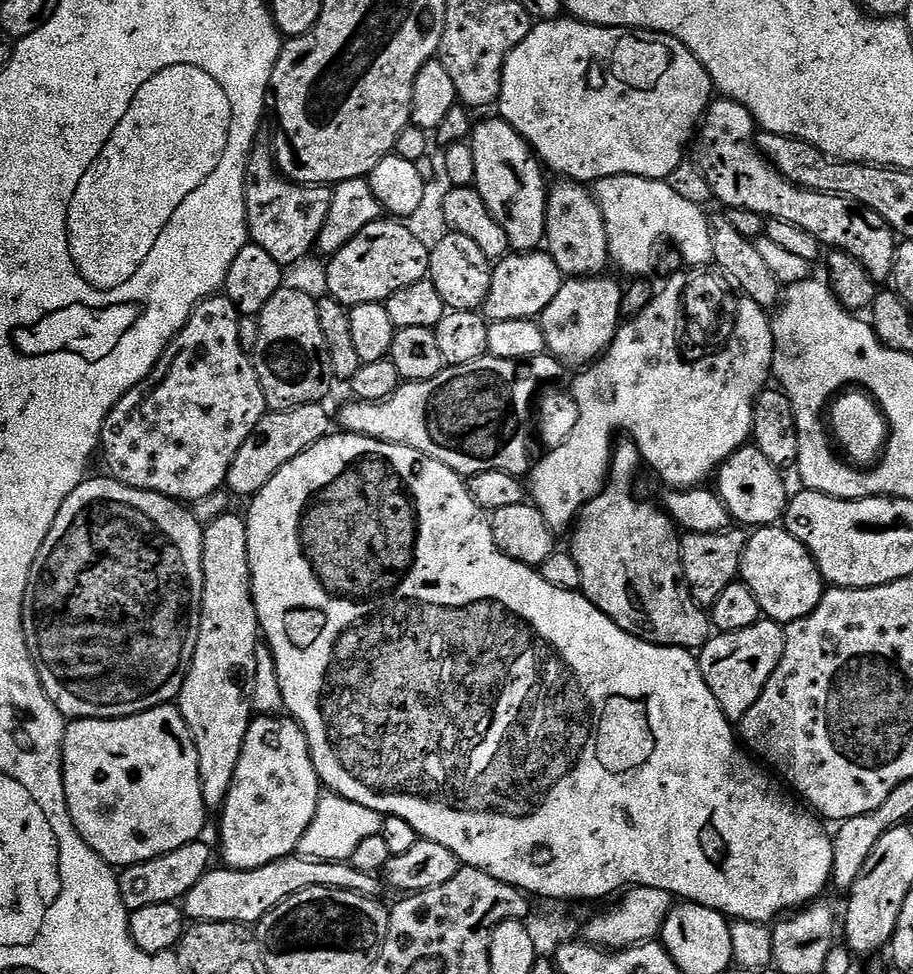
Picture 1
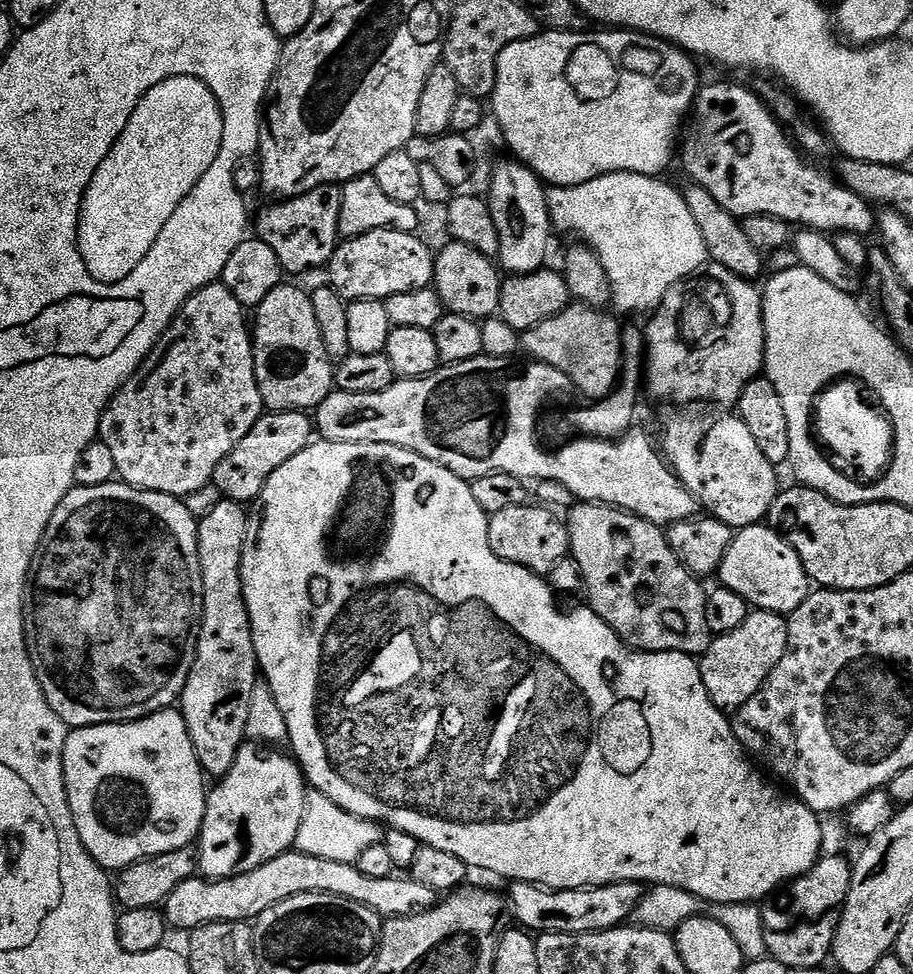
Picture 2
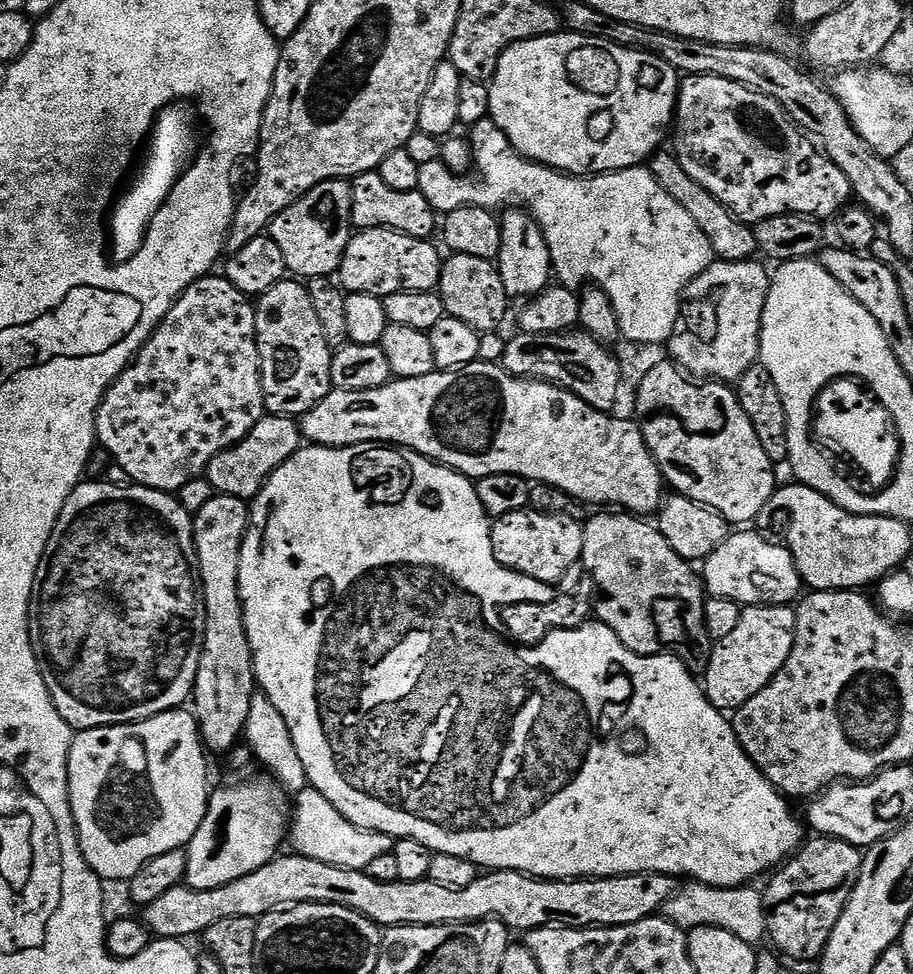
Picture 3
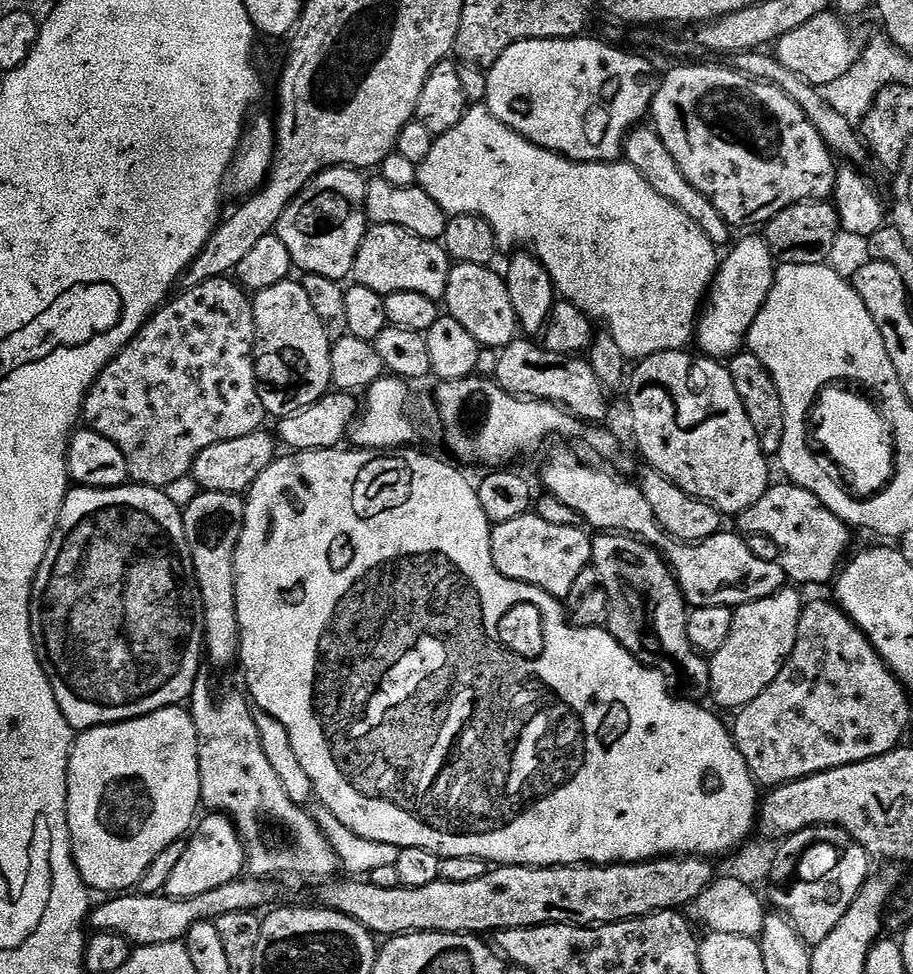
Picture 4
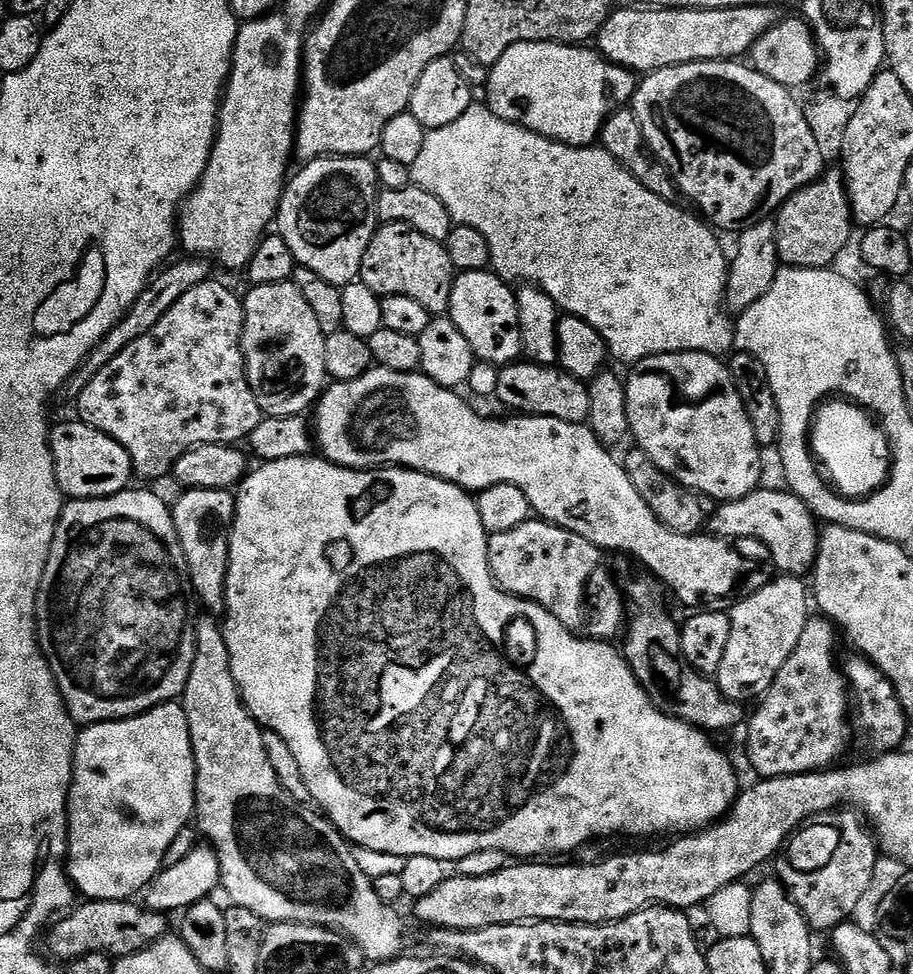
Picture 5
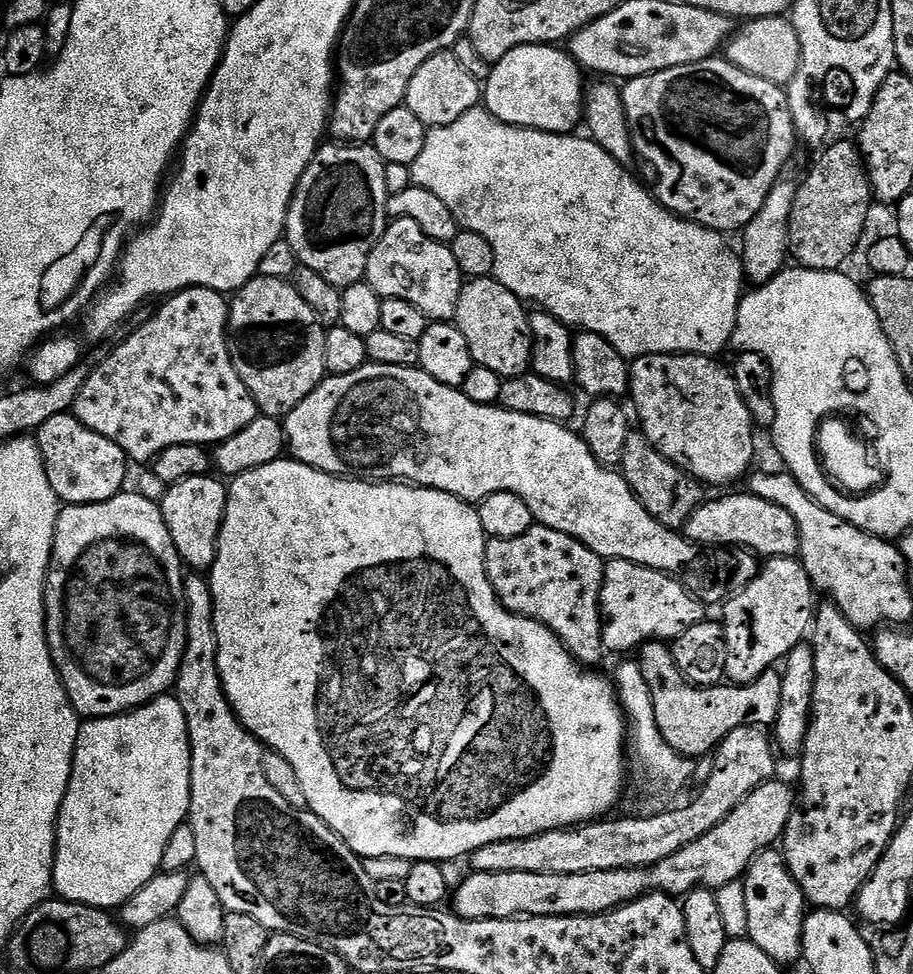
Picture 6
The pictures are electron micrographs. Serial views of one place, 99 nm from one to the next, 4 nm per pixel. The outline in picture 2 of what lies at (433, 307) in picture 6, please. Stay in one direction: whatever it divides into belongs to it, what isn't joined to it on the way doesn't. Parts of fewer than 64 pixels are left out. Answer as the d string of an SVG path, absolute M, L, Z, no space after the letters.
M383 228L370 234L362 234L353 240L336 245L326 272L332 275L331 287L343 300L383 300L394 294L429 287L436 274L436 257L420 241L419 235Z

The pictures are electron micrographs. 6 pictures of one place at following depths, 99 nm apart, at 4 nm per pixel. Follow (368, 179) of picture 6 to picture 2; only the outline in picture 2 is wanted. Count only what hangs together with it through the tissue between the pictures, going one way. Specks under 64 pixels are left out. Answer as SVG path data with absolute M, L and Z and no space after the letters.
M323 184L314 190L310 190L301 196L290 196L281 199L279 202L272 202L269 208L260 212L260 217L255 217L254 232L274 254L278 254L278 262L282 262L285 273L308 272L311 268L323 269L331 261L332 255L336 252L336 245L341 243L342 237L338 230L338 214L342 211L341 185Z

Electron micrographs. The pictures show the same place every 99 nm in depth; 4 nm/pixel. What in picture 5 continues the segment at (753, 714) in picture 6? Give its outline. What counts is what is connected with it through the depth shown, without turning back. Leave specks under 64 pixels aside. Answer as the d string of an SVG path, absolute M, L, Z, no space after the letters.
M651 574L643 575L634 577L622 588L628 615L622 651L638 682L669 716L685 720L695 728L703 728L709 734L724 732L727 728L734 727L740 719L741 723L746 716L746 712L740 709L743 707L737 701L726 699L713 677L704 676L694 670L690 662L686 662L682 654L680 624L668 613L663 583Z

